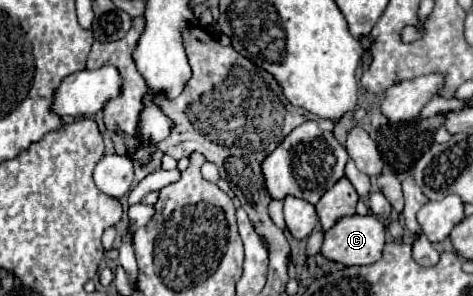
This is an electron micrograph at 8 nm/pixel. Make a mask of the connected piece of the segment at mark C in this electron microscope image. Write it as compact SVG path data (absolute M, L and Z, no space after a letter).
M372 213L364 217L350 215L350 217L342 217L330 231L324 233L324 245L320 253L326 259L342 263L342 265L370 265L382 257L384 243L386 243L386 227L382 219L374 217Z

